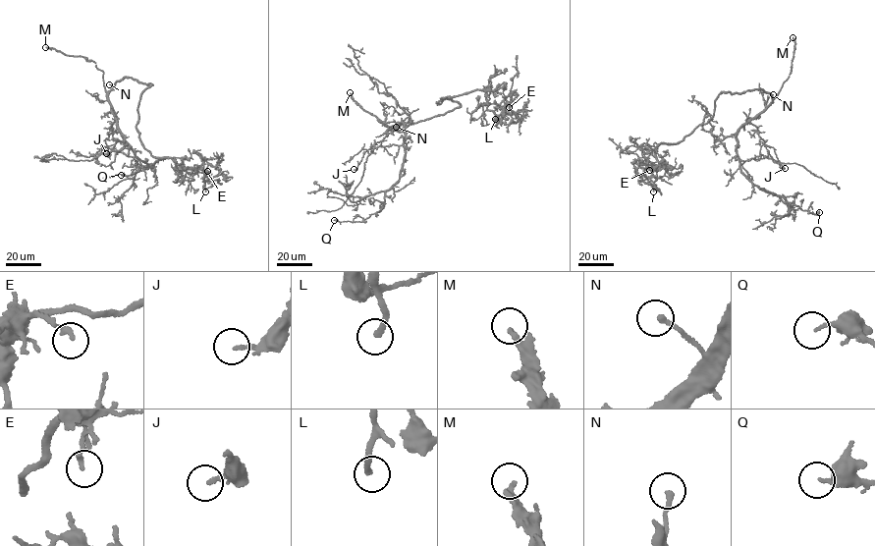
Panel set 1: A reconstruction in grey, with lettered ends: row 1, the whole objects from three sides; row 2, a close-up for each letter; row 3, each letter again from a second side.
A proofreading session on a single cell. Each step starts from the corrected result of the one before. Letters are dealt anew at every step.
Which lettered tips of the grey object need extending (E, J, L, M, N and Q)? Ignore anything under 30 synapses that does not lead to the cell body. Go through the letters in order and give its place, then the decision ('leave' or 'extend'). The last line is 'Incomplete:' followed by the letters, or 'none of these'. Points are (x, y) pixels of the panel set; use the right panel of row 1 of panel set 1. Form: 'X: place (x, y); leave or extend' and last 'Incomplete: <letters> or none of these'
E: place (649, 170); leave
J: place (785, 168); leave
L: place (653, 191); extend
M: place (792, 37); extend
N: place (773, 94); leave
Q: place (819, 212); leave
Incomplete: L, M

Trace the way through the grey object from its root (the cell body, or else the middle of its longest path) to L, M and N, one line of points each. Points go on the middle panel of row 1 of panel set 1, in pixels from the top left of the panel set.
L: (428, 119), (460, 105), (441, 98), (476, 89), (503, 117), (495, 119)
M: (428, 119), (401, 130), (388, 129), (391, 127), (356, 104), (350, 92)
N: (428, 119), (401, 129), (396, 127)

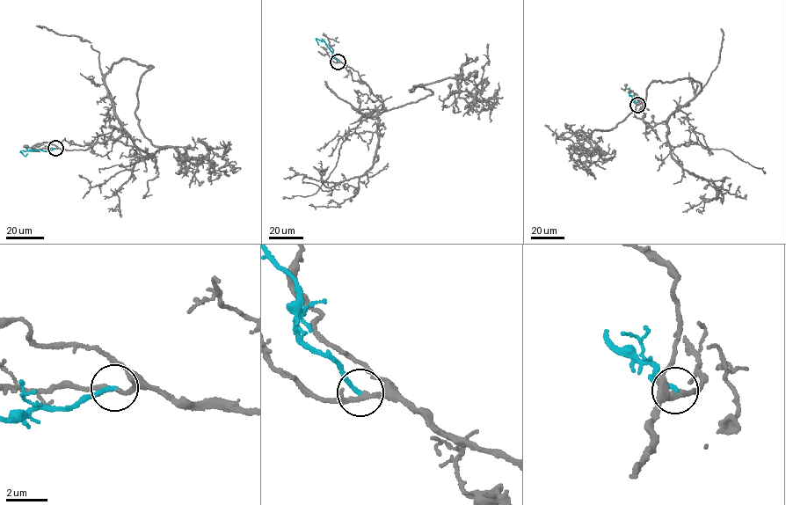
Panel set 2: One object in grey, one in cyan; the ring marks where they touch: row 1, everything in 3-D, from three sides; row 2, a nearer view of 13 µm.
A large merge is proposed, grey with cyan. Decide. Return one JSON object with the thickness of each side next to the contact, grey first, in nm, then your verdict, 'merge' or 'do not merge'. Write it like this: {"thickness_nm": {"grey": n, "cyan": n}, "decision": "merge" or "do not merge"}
{"thickness_nm": {"grey": 170, "cyan": 200}, "decision": "do not merge"}

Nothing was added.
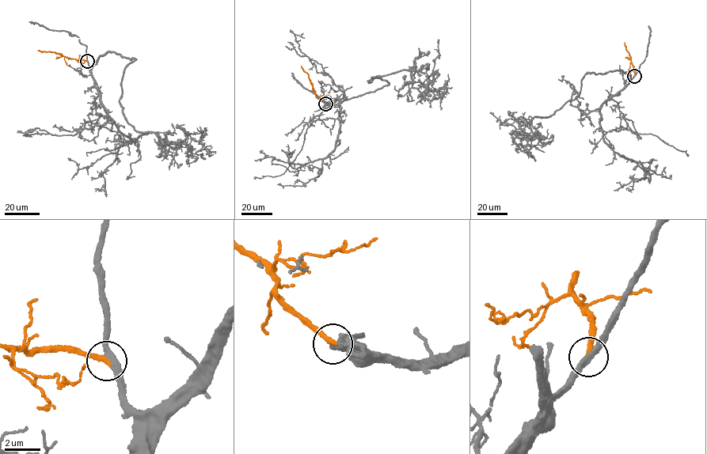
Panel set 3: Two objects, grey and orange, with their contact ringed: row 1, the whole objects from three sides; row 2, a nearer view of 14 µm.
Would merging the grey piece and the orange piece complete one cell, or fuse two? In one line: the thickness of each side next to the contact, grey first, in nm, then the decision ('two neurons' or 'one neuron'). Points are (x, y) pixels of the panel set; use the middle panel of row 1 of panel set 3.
360 nm thick on the grey side, 300 nm on the other; one neuron

